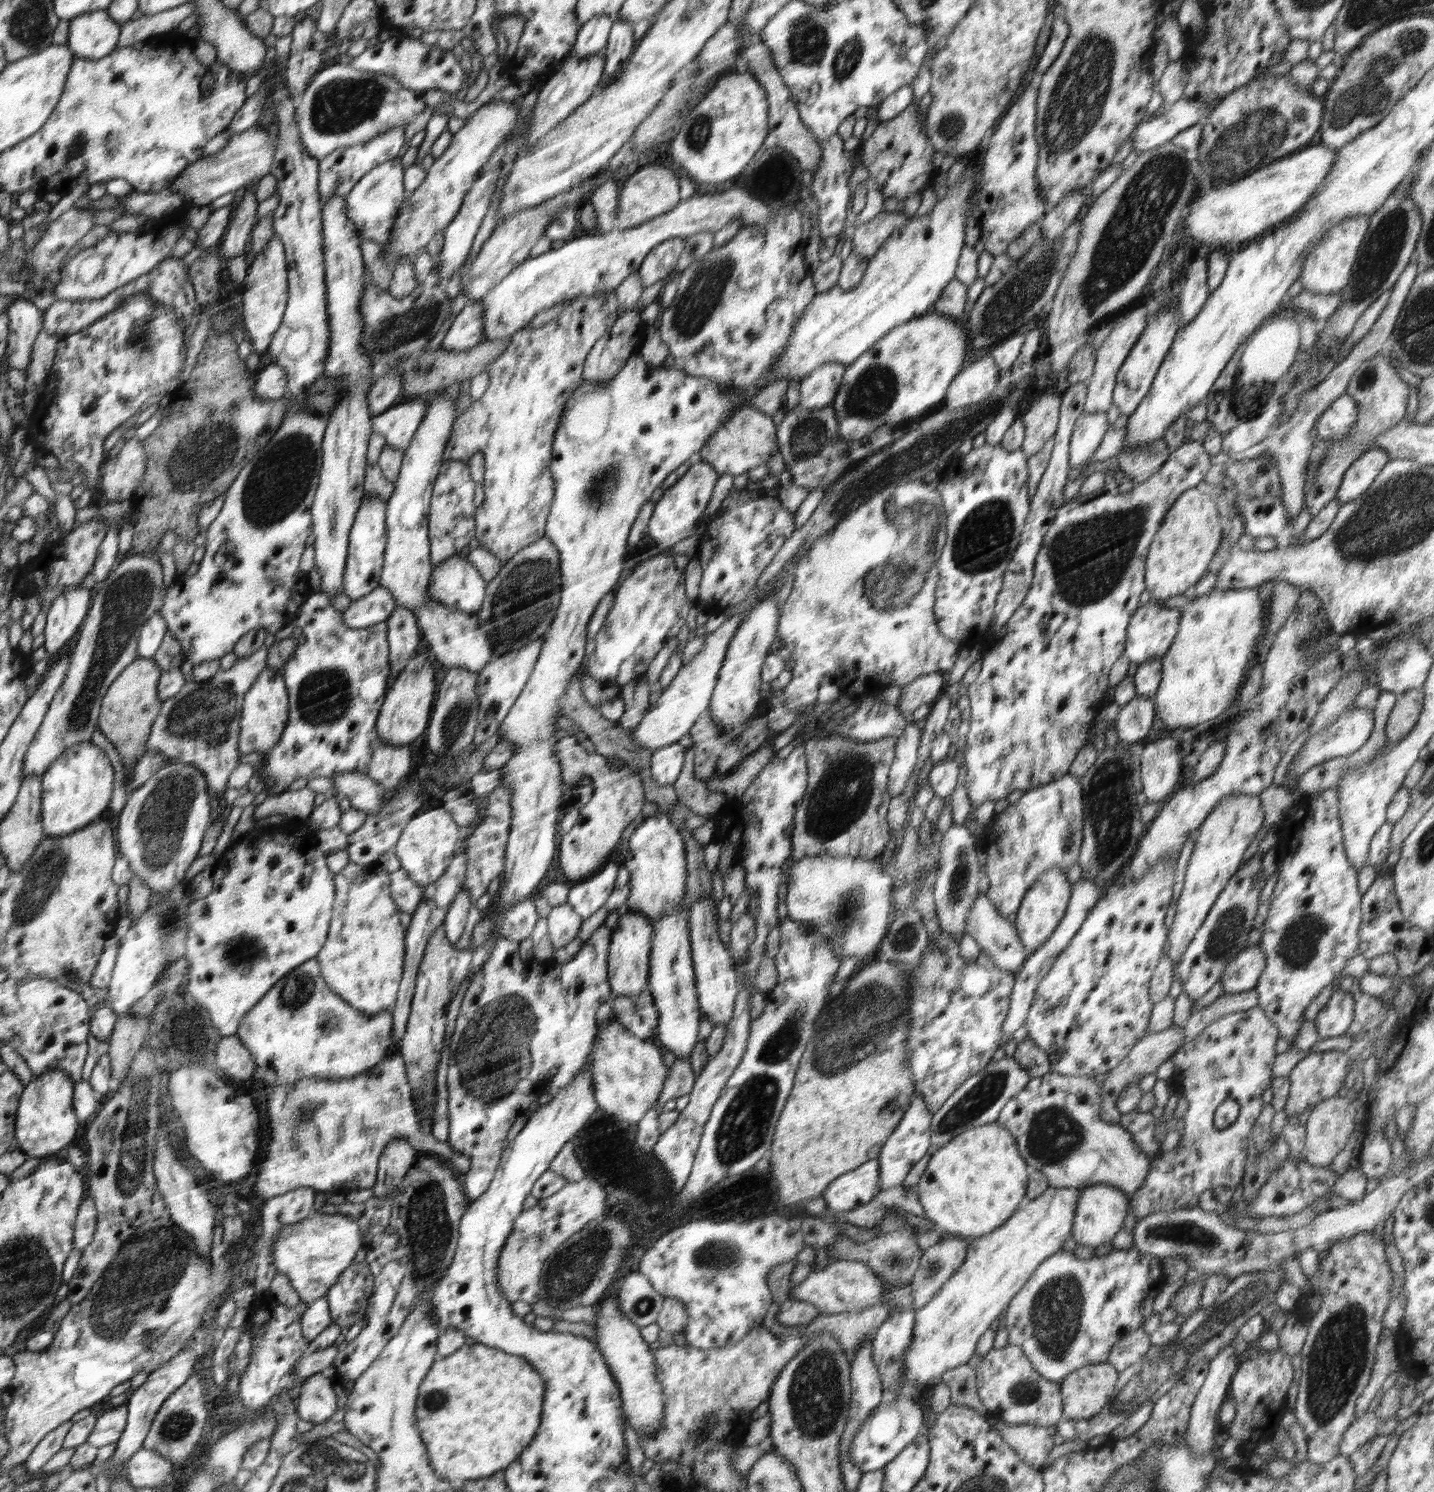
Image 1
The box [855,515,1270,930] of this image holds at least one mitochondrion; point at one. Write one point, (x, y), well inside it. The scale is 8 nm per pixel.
(1109, 801)

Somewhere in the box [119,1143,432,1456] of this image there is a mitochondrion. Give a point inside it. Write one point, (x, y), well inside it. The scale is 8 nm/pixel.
(176, 1426)

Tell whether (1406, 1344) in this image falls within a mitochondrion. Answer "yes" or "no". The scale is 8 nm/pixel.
no

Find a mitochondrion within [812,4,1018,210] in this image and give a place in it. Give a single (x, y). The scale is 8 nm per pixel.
(846, 60)

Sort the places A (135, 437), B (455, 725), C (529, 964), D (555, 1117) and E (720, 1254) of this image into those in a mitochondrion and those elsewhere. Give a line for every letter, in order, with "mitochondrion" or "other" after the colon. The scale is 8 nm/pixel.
A: other
B: mitochondrion
C: other
D: other
E: mitochondrion

